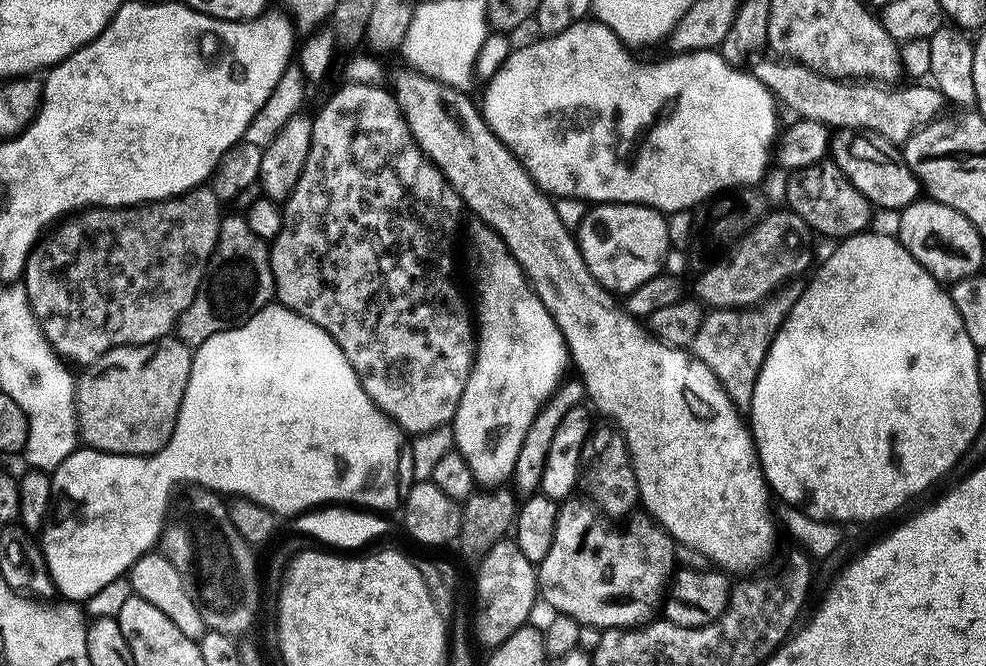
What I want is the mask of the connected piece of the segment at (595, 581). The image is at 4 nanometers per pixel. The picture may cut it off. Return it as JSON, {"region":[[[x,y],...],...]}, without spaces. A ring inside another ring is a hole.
{"region":[[[568,498],[559,505],[554,526],[554,542],[550,542],[550,554],[538,565],[538,596],[549,603],[557,614],[573,616],[579,624],[589,624],[601,630],[631,628],[647,621],[648,607],[655,602],[660,590],[665,589],[673,571],[672,559],[678,551],[671,536],[647,514],[627,517],[625,528],[608,524],[609,517],[598,514],[591,499]]]}

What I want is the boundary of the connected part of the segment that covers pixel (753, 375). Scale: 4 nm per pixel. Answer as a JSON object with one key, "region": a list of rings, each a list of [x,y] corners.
{"region":[[[790,282],[759,306],[741,310],[721,308],[709,311],[705,315],[702,326],[690,345],[691,355],[703,362],[705,367],[716,376],[737,410],[751,409],[754,386],[758,382],[762,362],[766,362],[766,354],[782,322],[790,314],[794,302],[798,302],[800,290],[799,283]]]}

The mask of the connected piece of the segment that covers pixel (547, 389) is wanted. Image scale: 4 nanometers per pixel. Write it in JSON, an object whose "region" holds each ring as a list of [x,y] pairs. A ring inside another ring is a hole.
{"region":[[[477,223],[475,227],[472,232],[472,260],[476,263],[476,288],[480,291],[476,359],[450,427],[455,436],[455,451],[470,462],[477,485],[490,486],[503,483],[503,479],[511,475],[514,462],[518,462],[518,450],[522,450],[522,438],[526,438],[530,422],[565,375],[564,367],[569,367],[570,357],[564,335],[524,277],[518,262],[508,253],[502,238],[486,224]]]}

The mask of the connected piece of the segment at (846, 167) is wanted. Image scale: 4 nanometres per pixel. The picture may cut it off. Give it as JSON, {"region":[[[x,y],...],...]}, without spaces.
{"region":[[[856,130],[839,131],[831,141],[830,156],[840,167],[842,174],[846,174],[848,181],[877,209],[899,210],[921,199],[921,180],[910,170],[904,160],[903,151],[883,140],[881,136],[861,134]]]}

